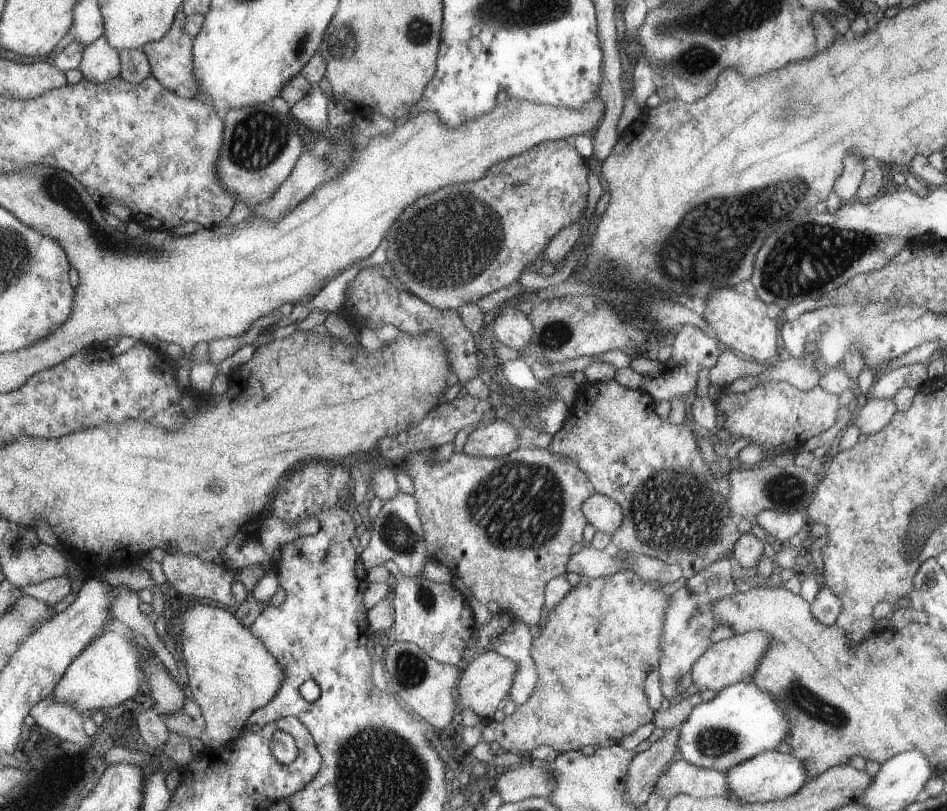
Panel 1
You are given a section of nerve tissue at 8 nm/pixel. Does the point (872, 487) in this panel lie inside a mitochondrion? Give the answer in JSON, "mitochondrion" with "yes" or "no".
{"mitochondrion":"no"}

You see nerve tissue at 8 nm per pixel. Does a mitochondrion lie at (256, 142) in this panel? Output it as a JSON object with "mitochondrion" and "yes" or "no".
{"mitochondrion":"yes"}

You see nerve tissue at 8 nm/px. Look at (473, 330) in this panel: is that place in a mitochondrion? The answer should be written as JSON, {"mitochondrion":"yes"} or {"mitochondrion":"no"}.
{"mitochondrion":"no"}

